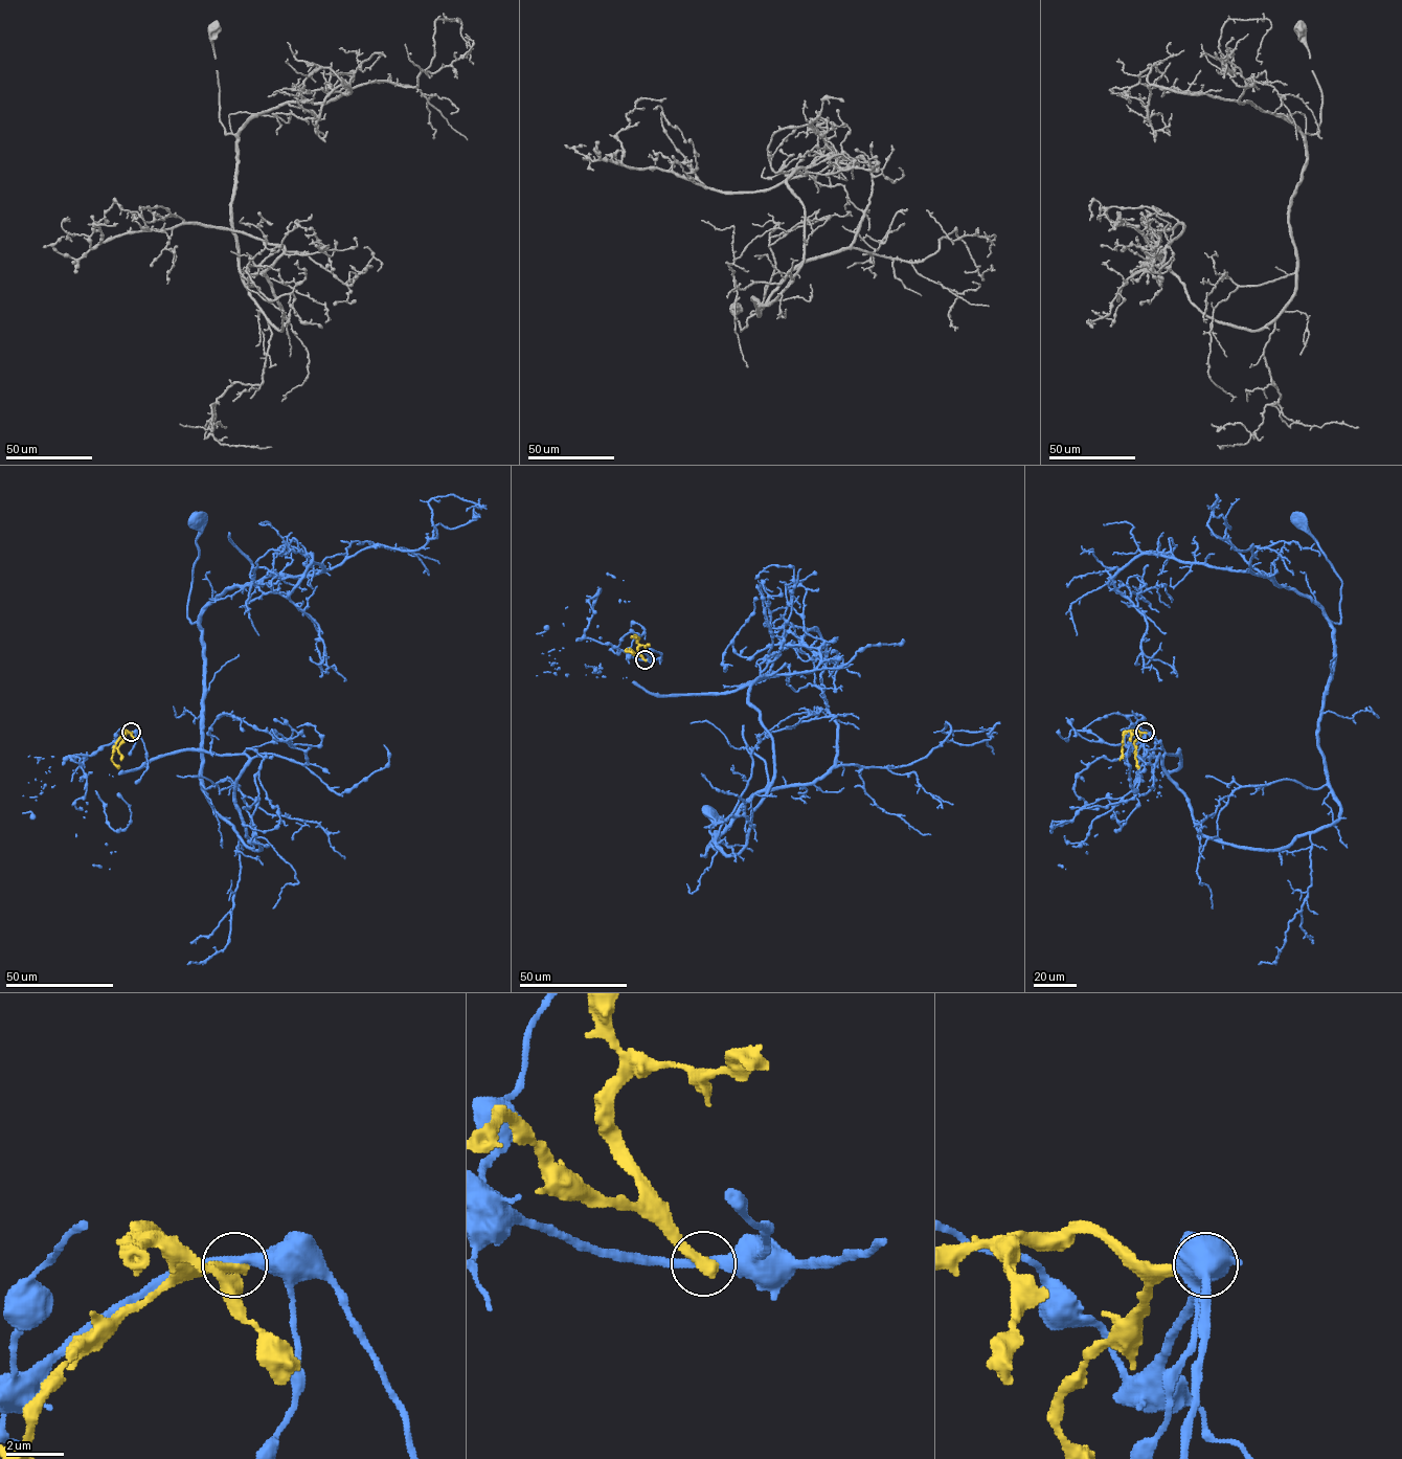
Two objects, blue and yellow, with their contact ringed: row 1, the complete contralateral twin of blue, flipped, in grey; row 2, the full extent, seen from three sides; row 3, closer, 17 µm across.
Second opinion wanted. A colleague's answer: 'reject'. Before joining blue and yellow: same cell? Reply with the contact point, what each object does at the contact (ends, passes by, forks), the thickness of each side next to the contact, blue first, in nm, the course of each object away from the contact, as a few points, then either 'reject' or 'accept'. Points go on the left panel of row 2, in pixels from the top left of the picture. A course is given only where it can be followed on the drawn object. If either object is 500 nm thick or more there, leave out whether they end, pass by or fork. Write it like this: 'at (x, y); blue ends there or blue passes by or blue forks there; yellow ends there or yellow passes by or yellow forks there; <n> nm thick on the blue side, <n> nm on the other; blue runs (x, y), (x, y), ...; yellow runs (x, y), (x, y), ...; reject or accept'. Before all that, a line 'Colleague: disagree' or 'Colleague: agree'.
Colleague: agree
at (131, 732); blue passes by; yellow ends there; 360 nm thick on the blue side, 440 nm on the other; blue runs (131, 732), (85, 767), (245, 755), (235, 806), (261, 848), (202, 781), (195, 519); yellow runs (131, 732), (123, 731), (118, 748), (120, 760); reject

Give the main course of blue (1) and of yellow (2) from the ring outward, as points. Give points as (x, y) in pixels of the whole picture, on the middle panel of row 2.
1: (645, 659), (596, 671), (762, 677), (738, 853), (701, 855), (708, 811)
2: (645, 660), (638, 651), (638, 637), (632, 636), (634, 634)

